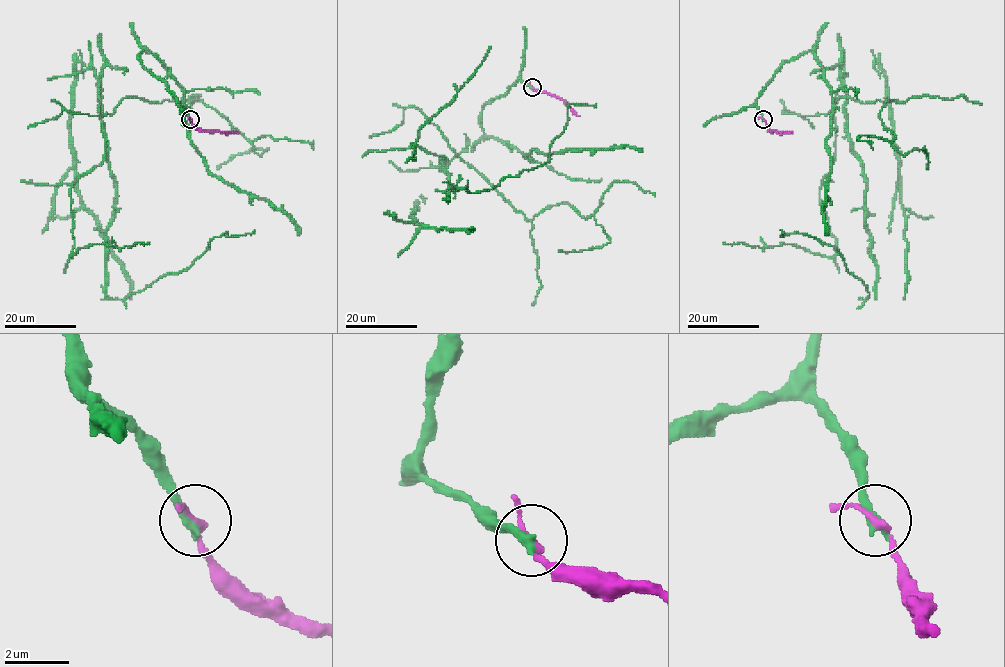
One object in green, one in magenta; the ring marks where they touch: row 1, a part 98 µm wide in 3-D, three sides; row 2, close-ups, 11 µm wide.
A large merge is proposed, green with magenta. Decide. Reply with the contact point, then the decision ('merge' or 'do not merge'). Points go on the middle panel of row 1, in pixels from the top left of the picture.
at (532, 87); merge

